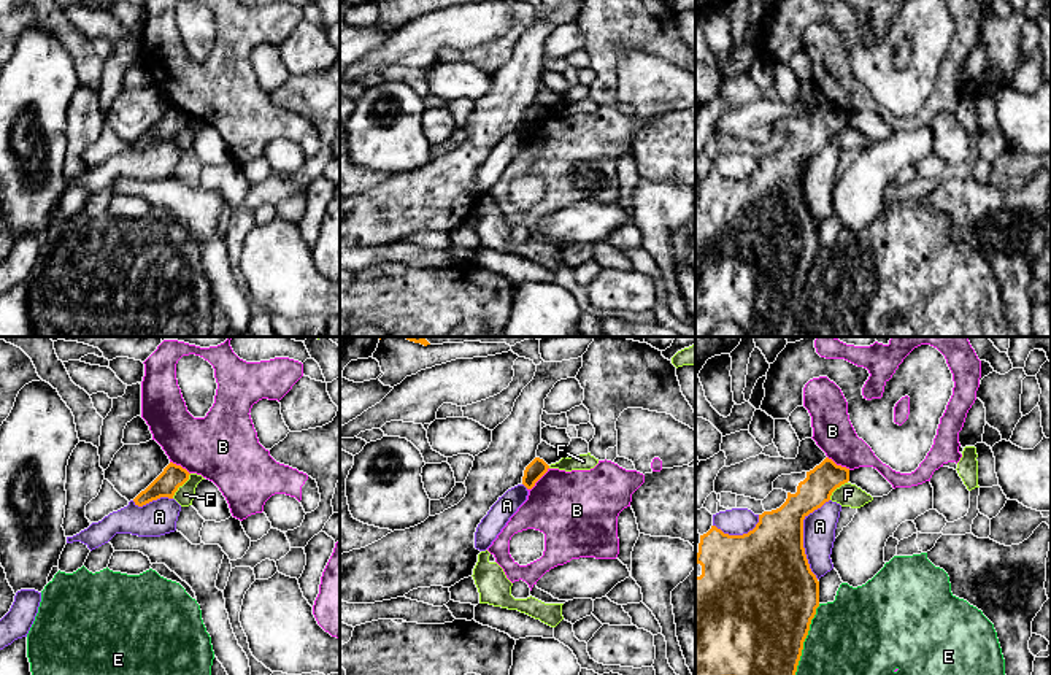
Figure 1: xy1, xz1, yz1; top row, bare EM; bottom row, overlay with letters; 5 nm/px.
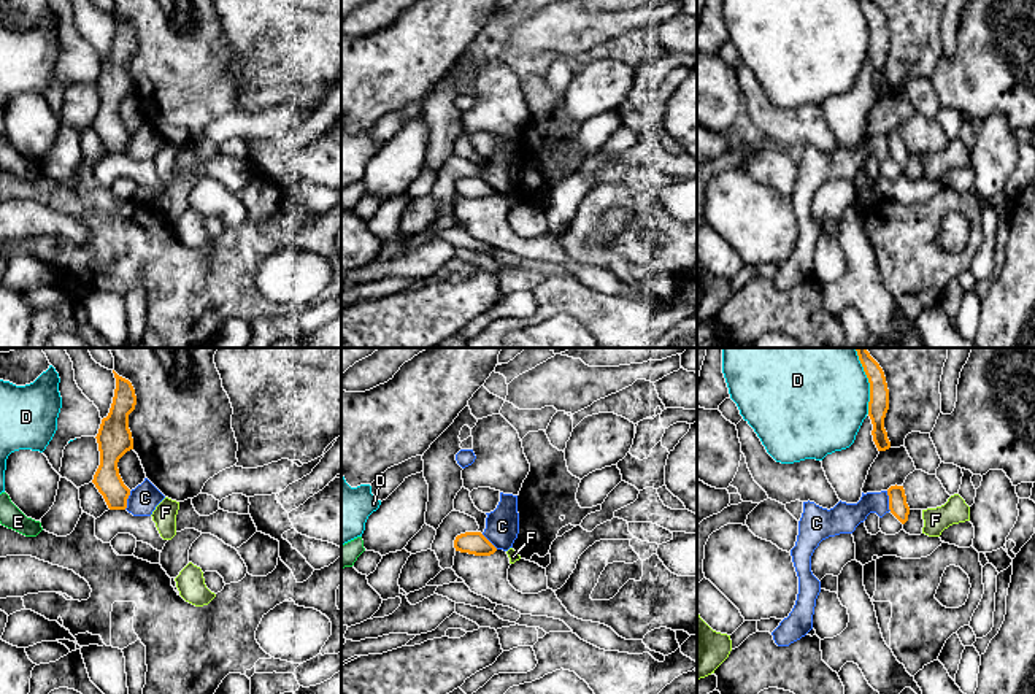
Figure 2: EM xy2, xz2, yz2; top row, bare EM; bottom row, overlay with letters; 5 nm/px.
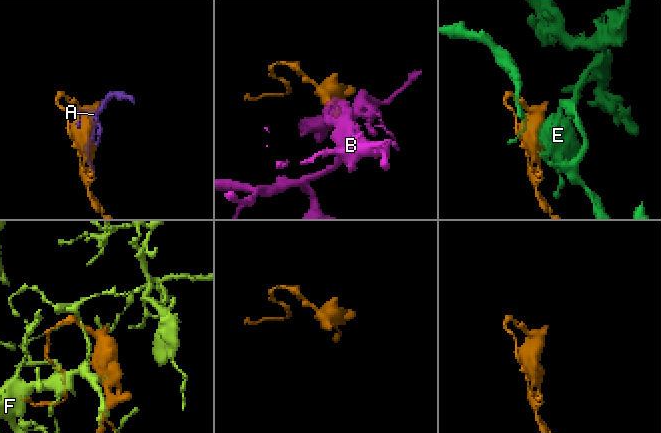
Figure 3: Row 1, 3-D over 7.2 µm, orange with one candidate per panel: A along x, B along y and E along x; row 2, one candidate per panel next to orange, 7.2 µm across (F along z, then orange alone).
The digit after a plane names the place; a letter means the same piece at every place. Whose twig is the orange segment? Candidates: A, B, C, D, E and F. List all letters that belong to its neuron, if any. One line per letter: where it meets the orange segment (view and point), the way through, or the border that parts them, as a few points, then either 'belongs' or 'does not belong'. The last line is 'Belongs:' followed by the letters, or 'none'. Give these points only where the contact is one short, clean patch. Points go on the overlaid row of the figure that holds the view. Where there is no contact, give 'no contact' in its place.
A: yz1 (802, 537) | does not belong
B: xz1 (538, 478) | along xz1 (548, 467), (527, 489) | does not belong
C: yz2 (889, 501) | along yz2 (886, 491), (891, 510) | does not belong
D: yz2 (869, 381) | does not belong
E: yz1 (805, 637) | does not belong
F: xy1 (180, 485) | does not belong
Belongs: none

